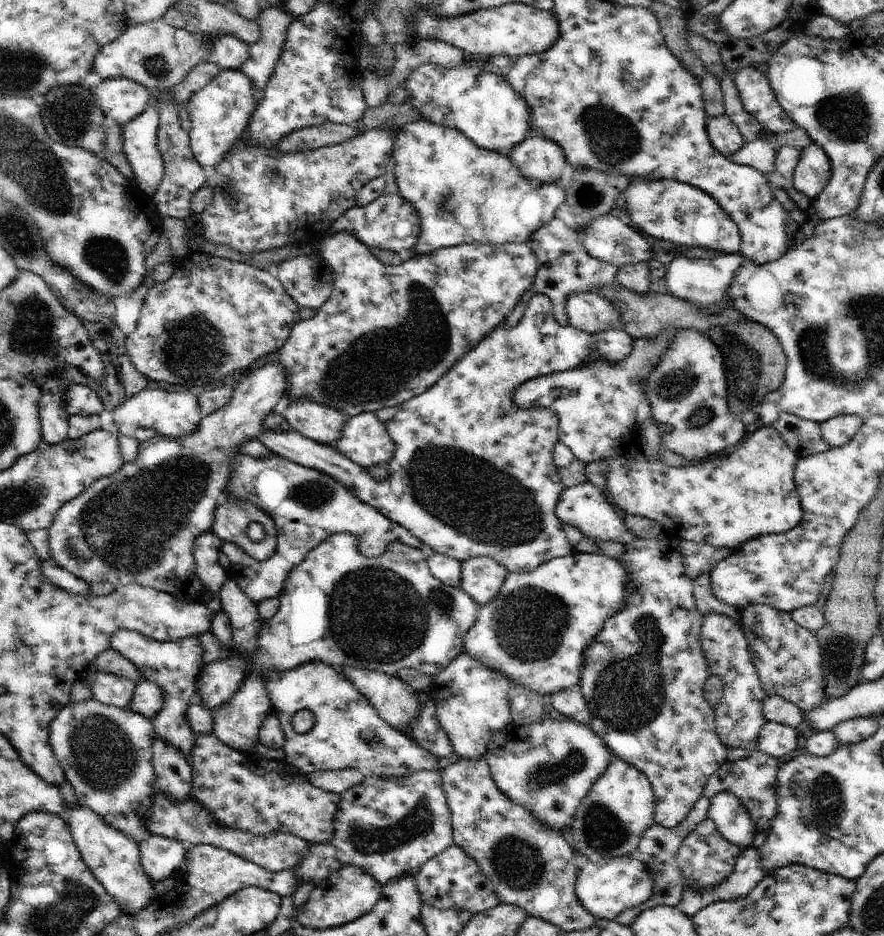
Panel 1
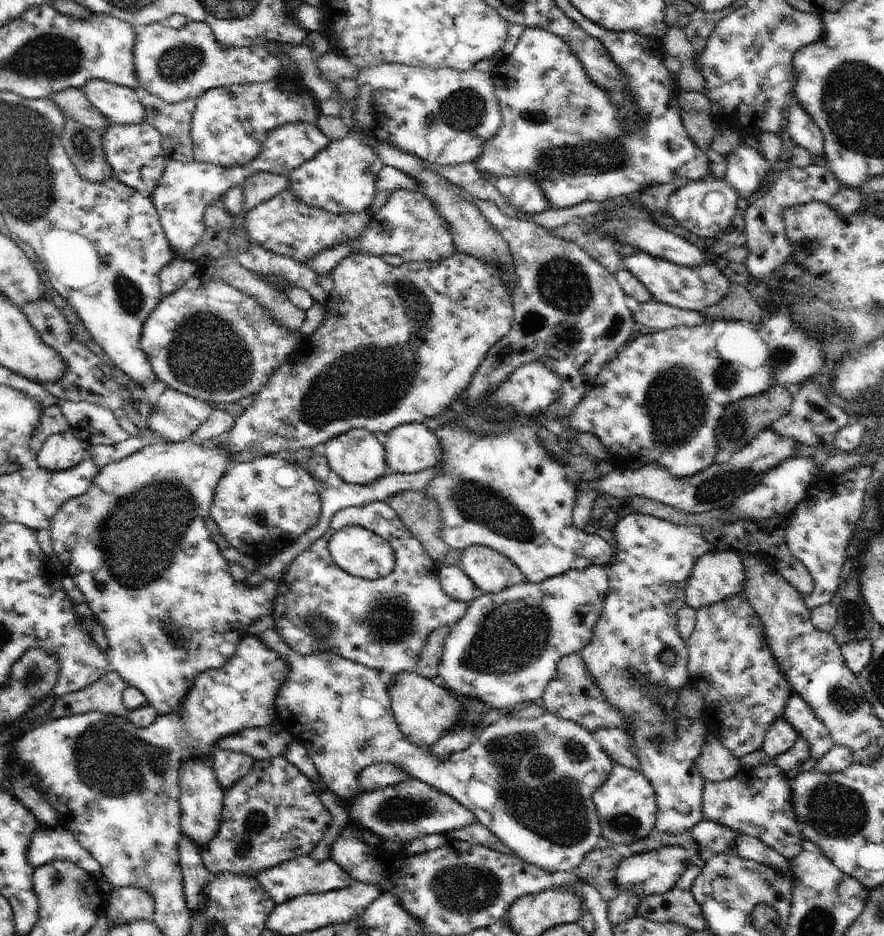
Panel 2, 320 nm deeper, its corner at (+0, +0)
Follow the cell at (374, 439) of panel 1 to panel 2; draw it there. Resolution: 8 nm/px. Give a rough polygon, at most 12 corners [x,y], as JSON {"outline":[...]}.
{"outline":[[423,423],[386,434],[389,472],[433,469],[443,442]]}

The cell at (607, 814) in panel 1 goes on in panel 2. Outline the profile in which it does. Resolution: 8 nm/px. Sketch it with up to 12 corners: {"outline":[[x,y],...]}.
{"outline":[[614,764],[594,792],[603,842],[629,845],[657,821],[642,771]]}

